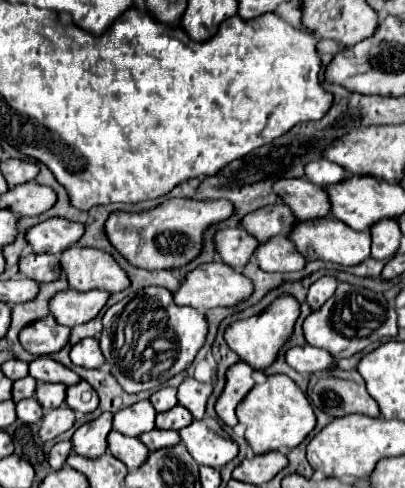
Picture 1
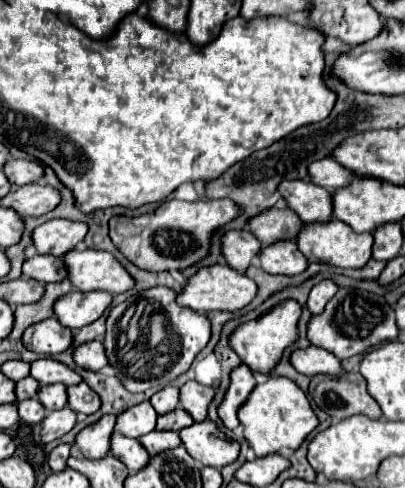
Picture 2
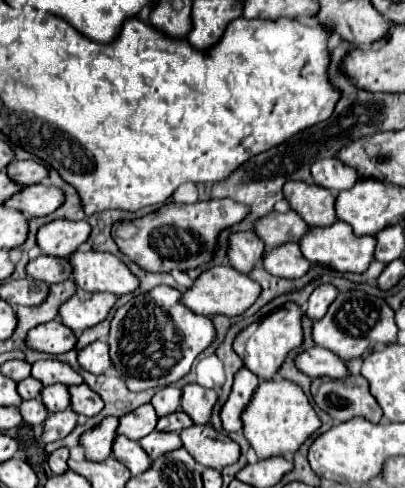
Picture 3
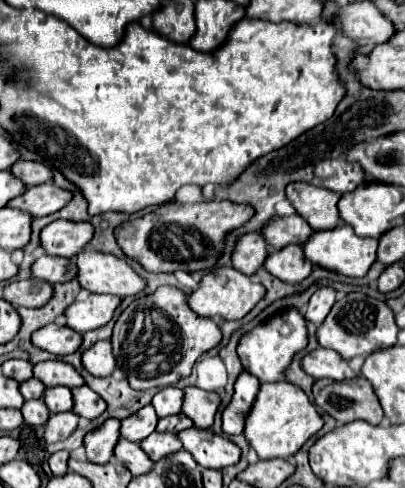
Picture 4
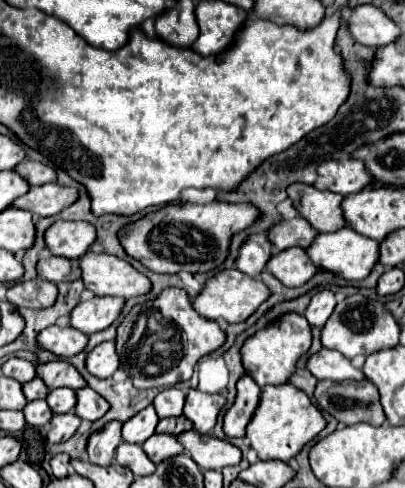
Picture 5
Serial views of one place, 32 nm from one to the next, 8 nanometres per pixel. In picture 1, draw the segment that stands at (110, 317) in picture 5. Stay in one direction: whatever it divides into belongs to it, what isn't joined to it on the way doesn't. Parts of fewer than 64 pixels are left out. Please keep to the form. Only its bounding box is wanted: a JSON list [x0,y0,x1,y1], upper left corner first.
[48,290,110,326]

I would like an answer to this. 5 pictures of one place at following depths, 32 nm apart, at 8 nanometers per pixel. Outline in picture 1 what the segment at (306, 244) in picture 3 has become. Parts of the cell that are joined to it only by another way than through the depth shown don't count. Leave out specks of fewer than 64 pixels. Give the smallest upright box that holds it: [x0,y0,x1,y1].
[290,216,370,266]

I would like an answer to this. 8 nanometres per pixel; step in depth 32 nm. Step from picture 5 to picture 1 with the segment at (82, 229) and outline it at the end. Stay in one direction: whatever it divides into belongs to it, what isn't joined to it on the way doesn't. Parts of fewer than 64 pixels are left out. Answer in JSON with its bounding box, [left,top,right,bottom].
[26,218,84,254]

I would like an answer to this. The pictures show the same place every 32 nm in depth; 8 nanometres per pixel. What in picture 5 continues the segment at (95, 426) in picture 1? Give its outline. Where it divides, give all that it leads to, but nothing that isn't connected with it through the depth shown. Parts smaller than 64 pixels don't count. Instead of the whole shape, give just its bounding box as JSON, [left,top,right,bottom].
[86,420,122,466]

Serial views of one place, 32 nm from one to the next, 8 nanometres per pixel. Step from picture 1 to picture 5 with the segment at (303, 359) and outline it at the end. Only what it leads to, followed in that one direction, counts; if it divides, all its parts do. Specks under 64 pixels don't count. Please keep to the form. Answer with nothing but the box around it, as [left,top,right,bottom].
[306,348,362,382]

